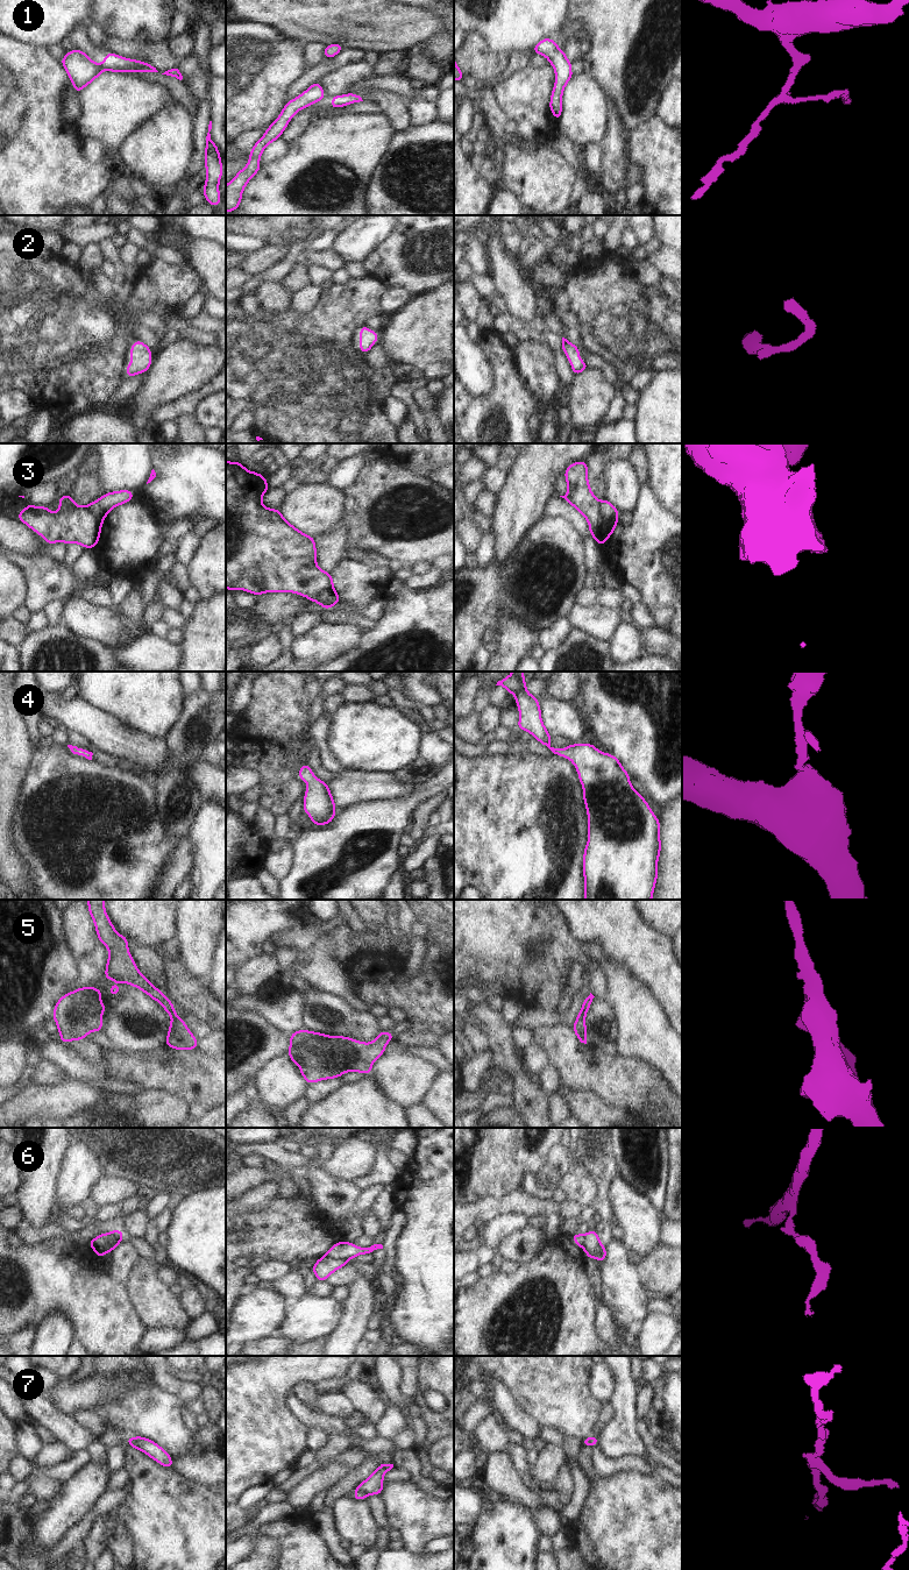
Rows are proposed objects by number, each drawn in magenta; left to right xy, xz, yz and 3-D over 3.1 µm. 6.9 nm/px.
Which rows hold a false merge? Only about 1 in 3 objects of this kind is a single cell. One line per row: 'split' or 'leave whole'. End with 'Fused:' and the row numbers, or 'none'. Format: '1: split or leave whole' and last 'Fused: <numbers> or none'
1: split
2: leave whole
3: split
4: leave whole
5: leave whole
6: split
7: split
Fused: 1, 3, 6, 7

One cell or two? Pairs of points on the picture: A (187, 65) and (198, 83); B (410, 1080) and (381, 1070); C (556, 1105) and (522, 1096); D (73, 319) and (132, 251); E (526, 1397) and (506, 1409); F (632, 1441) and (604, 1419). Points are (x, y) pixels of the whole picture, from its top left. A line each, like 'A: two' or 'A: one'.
A: one
B: one
C: two
D: two
E: two
F: two

